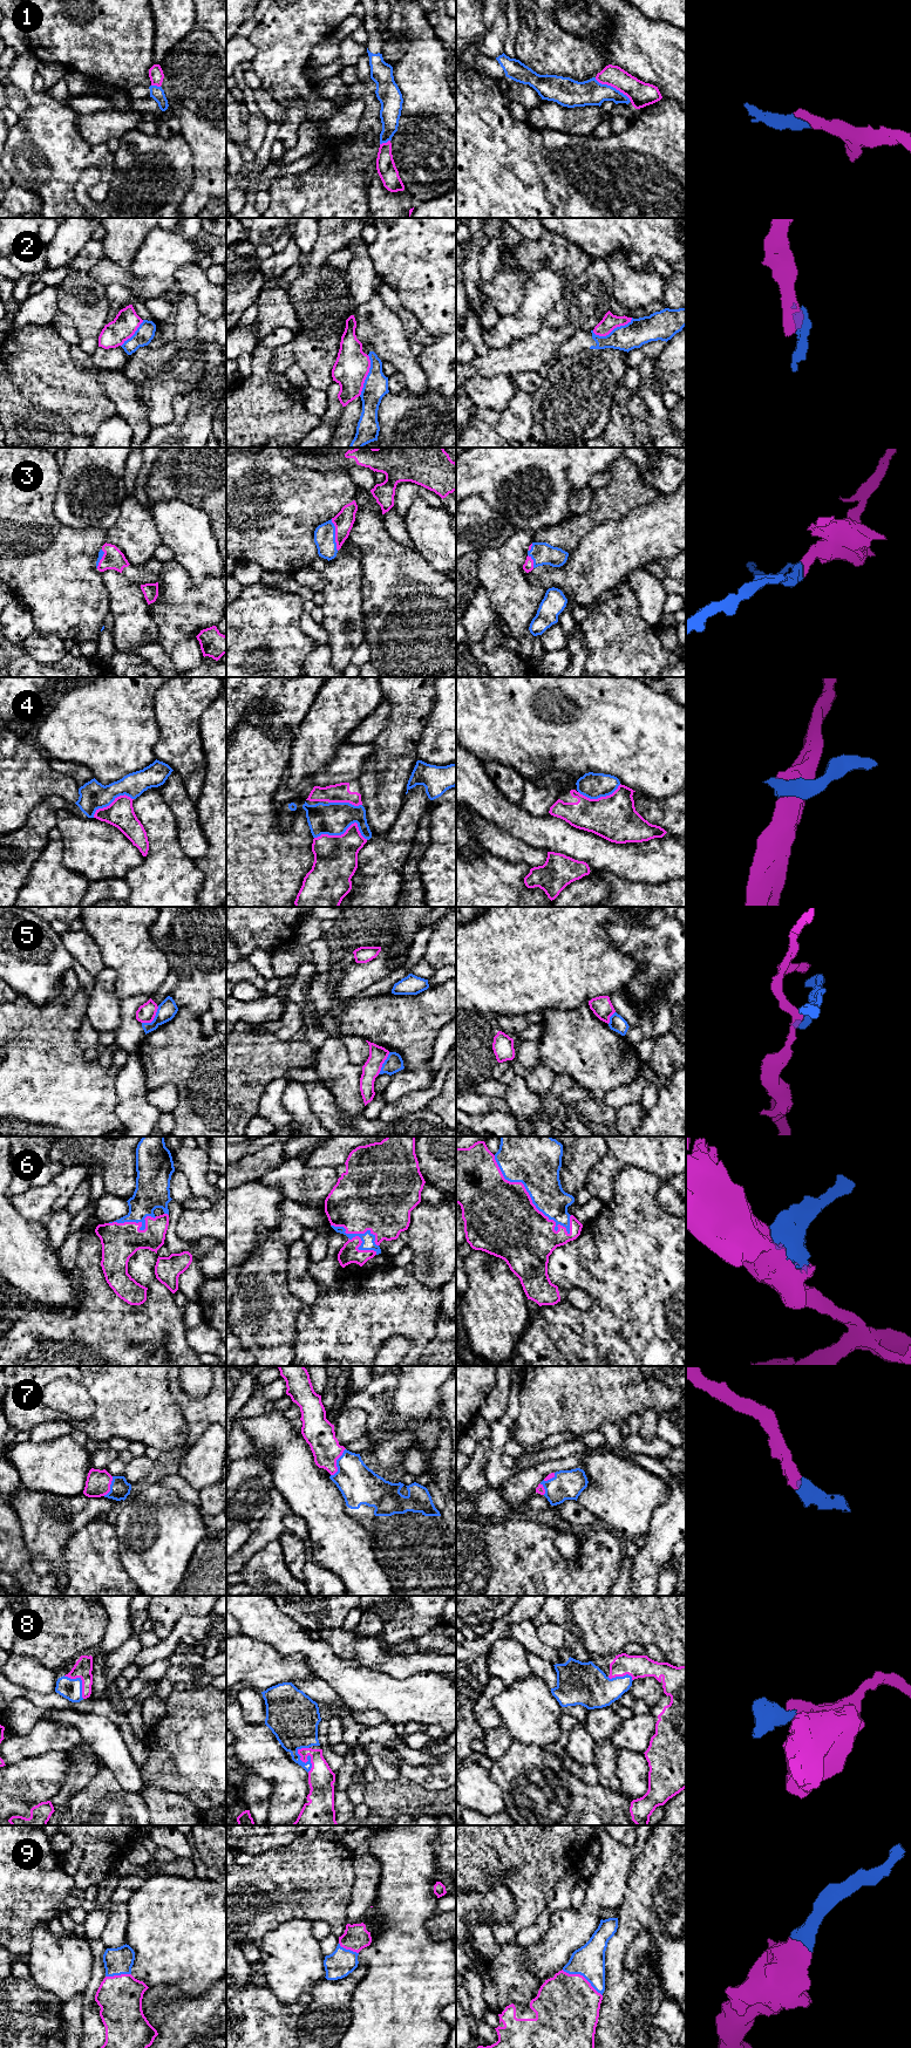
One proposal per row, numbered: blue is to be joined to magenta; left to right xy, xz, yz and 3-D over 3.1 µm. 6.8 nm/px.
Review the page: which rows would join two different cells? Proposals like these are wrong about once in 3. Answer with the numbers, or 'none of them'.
2, 4, 5

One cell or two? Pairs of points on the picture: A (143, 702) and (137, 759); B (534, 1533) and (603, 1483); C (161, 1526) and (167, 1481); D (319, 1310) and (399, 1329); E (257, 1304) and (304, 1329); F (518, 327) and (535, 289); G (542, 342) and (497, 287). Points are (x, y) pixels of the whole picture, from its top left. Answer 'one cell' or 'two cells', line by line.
A: one cell
B: two cells
C: two cells
D: one cell
E: two cells
F: one cell
G: two cells

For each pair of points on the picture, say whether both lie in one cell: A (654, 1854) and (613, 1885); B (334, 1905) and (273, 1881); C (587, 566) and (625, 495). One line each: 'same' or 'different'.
A: different
B: same
C: different

